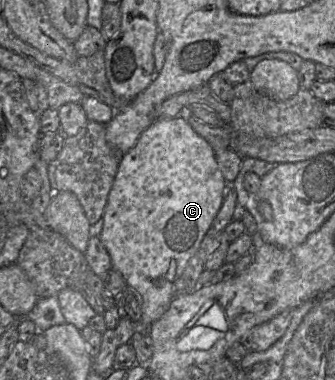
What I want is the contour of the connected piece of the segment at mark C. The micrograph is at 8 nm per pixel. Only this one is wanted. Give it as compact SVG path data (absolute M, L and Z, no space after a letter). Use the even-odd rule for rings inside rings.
M182 116L174 118L156 119L147 127L137 138L135 143L121 155L113 178L111 188L107 196L107 202L104 207L102 221L103 226L99 238L106 248L112 268L118 271L126 282L126 285L134 288L142 298L140 324L136 324L136 330L148 330L148 327L158 320L167 310L173 297L173 286L176 279L183 273L188 261L198 250L205 234L211 227L219 209L223 204L225 191L227 189L225 180L216 160L216 152L212 146L191 127L189 122ZM175 259L177 267L170 268L170 261Z

